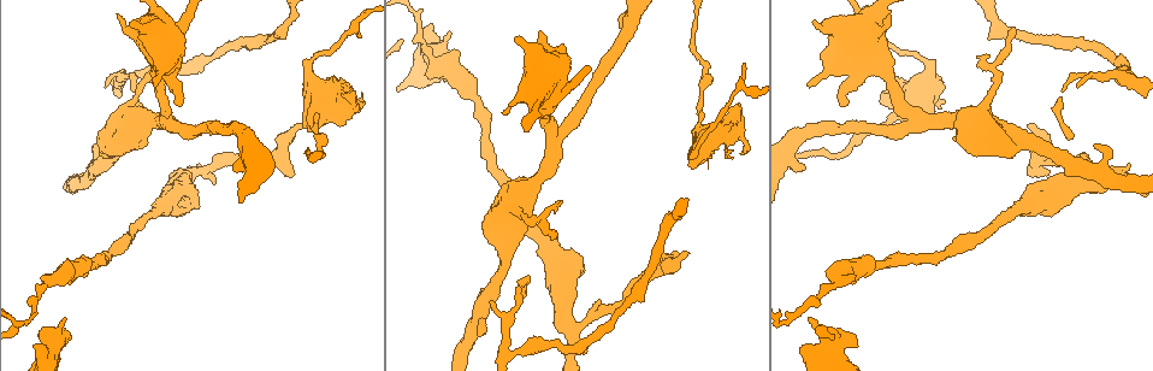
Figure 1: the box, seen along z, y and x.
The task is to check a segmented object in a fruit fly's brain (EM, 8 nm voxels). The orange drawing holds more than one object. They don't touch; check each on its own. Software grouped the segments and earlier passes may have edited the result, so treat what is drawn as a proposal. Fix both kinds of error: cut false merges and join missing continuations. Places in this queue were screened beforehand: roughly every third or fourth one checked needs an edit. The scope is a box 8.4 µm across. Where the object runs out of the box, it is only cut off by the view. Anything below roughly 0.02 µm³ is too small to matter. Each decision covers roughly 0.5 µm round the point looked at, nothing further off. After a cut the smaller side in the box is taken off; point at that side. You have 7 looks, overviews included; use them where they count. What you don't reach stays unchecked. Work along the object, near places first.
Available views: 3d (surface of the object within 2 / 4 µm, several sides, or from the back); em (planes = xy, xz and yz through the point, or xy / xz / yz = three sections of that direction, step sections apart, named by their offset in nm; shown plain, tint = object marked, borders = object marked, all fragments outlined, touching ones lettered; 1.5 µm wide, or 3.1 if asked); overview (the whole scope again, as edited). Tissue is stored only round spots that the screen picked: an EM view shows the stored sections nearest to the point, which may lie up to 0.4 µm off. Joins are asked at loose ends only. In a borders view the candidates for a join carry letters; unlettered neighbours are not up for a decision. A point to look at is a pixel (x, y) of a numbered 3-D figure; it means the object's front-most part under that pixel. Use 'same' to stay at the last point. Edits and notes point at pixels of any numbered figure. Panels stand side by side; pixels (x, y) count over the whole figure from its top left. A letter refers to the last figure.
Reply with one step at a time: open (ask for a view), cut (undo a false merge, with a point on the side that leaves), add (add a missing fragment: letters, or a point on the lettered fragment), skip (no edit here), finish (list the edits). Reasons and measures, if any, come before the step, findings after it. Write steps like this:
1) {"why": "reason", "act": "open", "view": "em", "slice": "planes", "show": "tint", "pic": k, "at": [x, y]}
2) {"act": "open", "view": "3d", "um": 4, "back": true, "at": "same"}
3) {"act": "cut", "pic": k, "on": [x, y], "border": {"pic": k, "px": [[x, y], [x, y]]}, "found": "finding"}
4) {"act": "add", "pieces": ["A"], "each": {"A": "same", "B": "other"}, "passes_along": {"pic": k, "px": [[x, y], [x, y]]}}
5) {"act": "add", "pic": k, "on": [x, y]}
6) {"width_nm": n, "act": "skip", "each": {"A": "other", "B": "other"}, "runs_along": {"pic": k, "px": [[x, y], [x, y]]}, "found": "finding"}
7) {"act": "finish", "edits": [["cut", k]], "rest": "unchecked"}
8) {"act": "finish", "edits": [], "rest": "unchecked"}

{"why": "branch stops here", "act": "open", "view": "3d", "um": 4, "pic": 1, "at": [516, 39]}

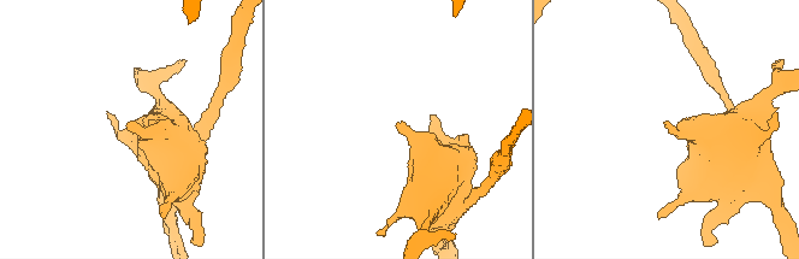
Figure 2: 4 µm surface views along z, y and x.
{"act": "open", "view": "em", "slice": "planes", "show": "tint", "pic": 2, "at": [404, 123]}

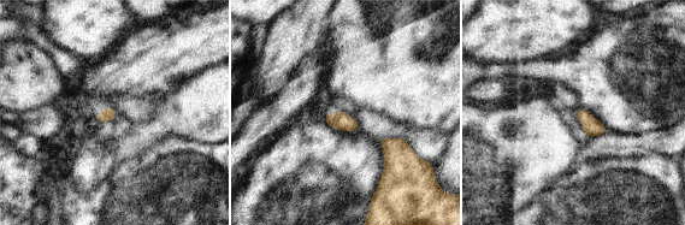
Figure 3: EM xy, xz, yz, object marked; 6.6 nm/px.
{"why": "what lies round it", "act": "open", "view": "em", "slice": "planes", "show": "borders", "at": "same"}

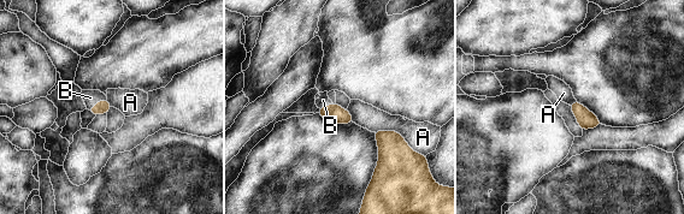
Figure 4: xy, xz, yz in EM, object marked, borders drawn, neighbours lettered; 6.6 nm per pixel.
{"act": "add", "pieces": ["B"], "each": {"A": "other", "B": "same"}, "passes_along": {"pic": 4, "px": [[104, 106], [98, 102], [90, 97]]}, "found": "the neuron continues"}

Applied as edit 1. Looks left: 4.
{"why": "free end", "act": "open", "view": "em", "slice": "planes", "show": "borders", "pic": 1, "at": [357, 34]}

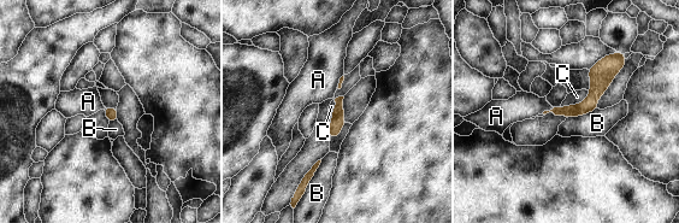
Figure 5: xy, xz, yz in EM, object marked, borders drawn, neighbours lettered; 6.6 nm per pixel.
{"width_nm": 90, "act": "skip", "each": {"A": "other", "B": "other", "C": "other"}, "runs_along": {"pic": 5, "px": [[621, 60], [582, 109], [556, 111]]}, "found": "no lettered fragment goes on from it"}

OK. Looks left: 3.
{"act": "open", "view": "3d", "um": 4, "pic": 1, "at": [800, 167]}

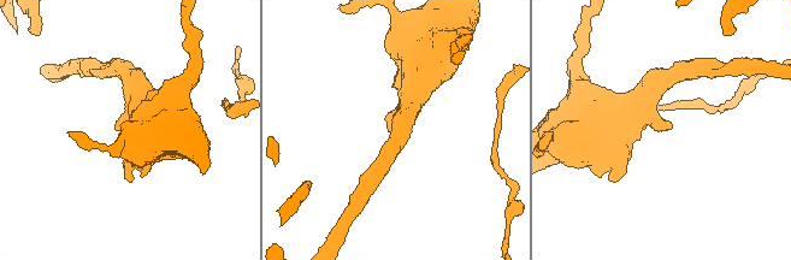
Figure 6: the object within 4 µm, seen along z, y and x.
{"why": "now the EM", "act": "open", "view": "em", "slice": "planes", "show": "tint", "pic": 6, "at": [386, 128]}

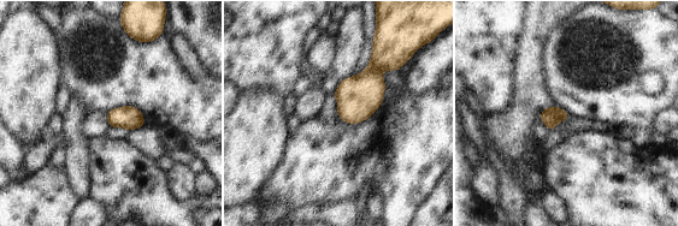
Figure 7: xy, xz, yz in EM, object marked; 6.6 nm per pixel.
{"act": "open", "view": "em", "slice": "planes", "show": "borders", "at": "same"}

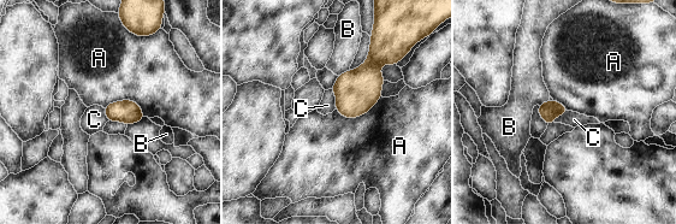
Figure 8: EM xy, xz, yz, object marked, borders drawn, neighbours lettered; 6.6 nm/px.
{"act": "skip", "each": {"A": "other", "B": "other", "C": "other"}, "border": {"pic": 8, "px": [[381, 96], [353, 118], [336, 110]]}, "found": "none of them fits"}

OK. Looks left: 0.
{"act": "finish", "edits": [["add", 4]], "rest": "unchecked"}

